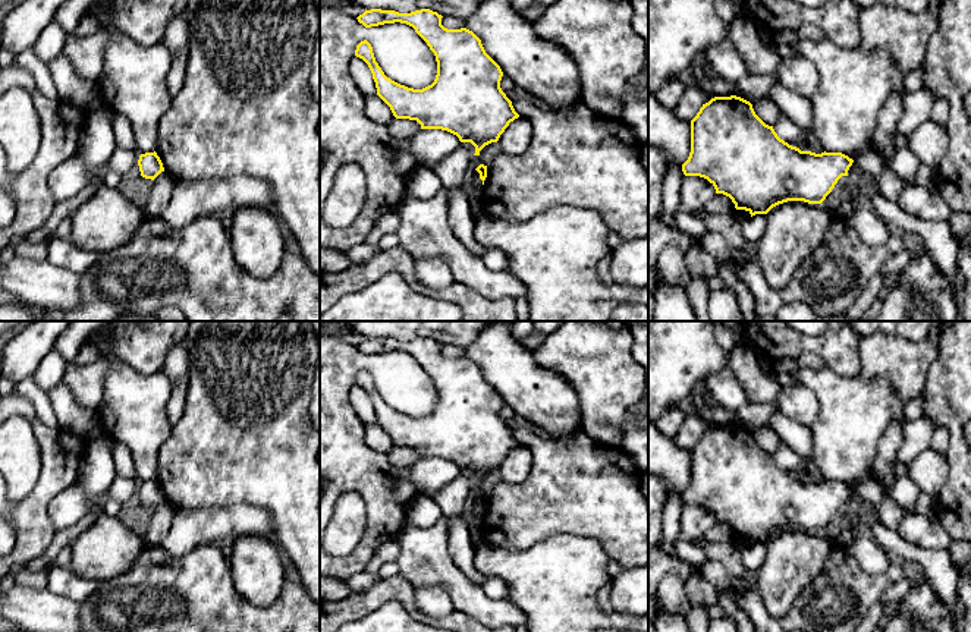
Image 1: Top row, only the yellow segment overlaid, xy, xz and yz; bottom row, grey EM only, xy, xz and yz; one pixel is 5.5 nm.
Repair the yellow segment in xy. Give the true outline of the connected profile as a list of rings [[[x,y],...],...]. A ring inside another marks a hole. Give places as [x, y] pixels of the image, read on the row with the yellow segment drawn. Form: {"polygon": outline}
{"polygon": [[[145,153],[138,160],[141,176],[154,180],[161,172],[164,172],[163,163],[157,153]]]}

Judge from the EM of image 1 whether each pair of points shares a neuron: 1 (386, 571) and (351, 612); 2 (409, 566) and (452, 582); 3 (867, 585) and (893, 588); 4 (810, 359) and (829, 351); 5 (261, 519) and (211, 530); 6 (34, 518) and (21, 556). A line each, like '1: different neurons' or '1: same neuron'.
1: different neurons
2: same neuron
3: different neurons
4: different neurons
5: same neuron
6: same neuron

